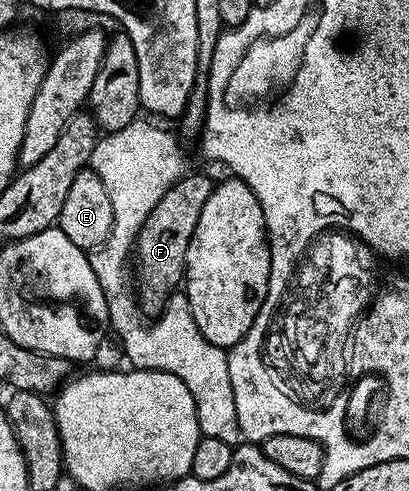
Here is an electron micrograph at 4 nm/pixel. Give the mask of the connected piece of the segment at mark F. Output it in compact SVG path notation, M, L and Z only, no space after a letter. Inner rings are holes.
M184 173L167 189L165 196L157 200L157 208L149 212L141 232L135 238L133 274L137 279L140 307L148 315L162 314L168 298L176 293L178 286L175 285L184 281L189 240L193 240L193 228L197 228L197 220L201 220L201 208L205 208L205 200L209 200L215 188L216 183L211 182L207 174Z

